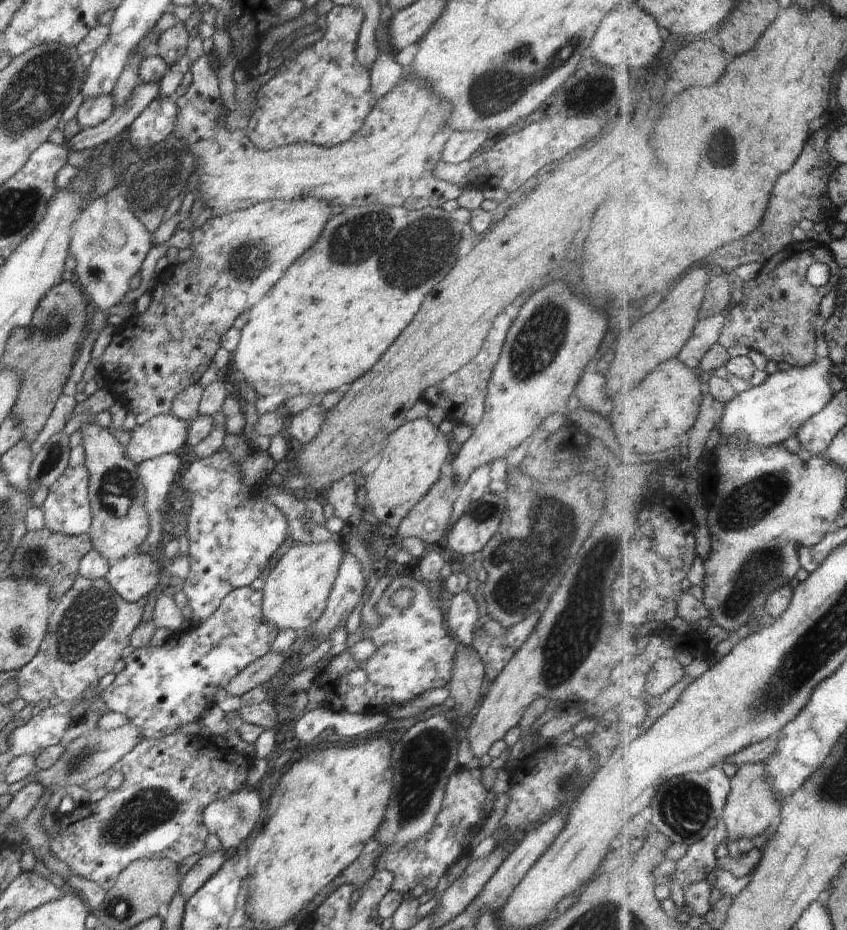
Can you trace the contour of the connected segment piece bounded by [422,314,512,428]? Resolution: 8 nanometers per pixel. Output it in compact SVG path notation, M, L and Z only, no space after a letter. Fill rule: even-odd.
M500 314L496 318L496 322L491 326L490 332L479 353L458 372L442 379L438 384L428 387L423 392L422 400L434 407L440 407L442 410L445 410L447 419L453 423L466 423L470 428L474 428L482 420L482 415L485 411L487 386L493 373L493 368L498 362L500 348L504 344L504 338L506 338L506 332L508 332L510 324L512 324L512 320L506 314Z

